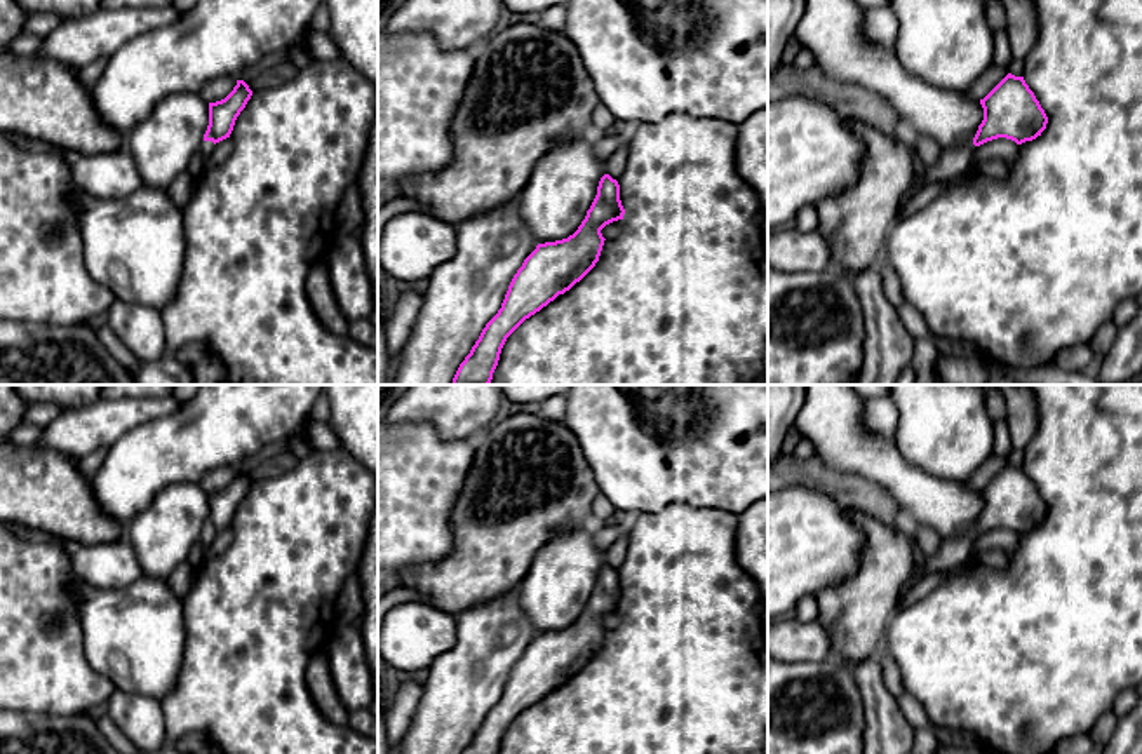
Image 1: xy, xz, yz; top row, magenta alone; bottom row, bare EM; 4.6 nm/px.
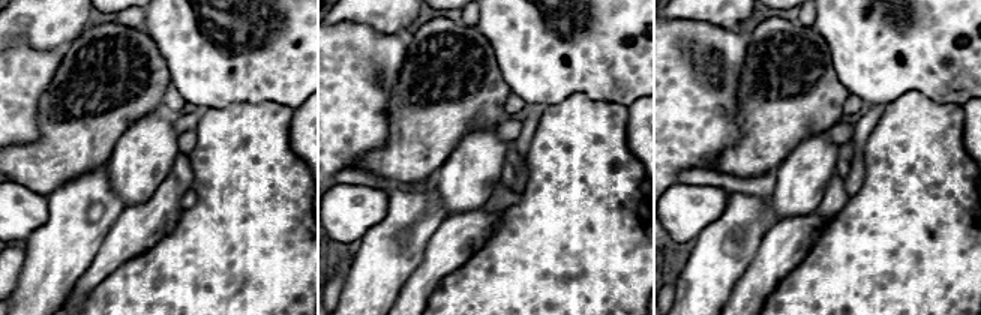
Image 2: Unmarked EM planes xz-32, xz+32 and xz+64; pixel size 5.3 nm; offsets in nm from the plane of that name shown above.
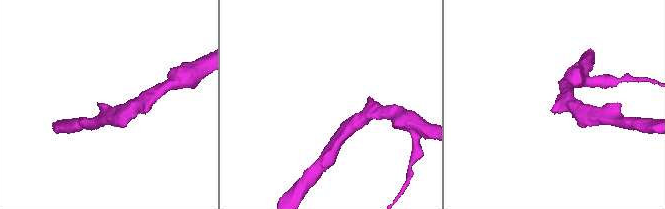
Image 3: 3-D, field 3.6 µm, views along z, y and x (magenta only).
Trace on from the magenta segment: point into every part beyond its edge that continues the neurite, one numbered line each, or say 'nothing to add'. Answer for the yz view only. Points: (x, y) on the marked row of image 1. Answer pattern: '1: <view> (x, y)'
nothing to add

